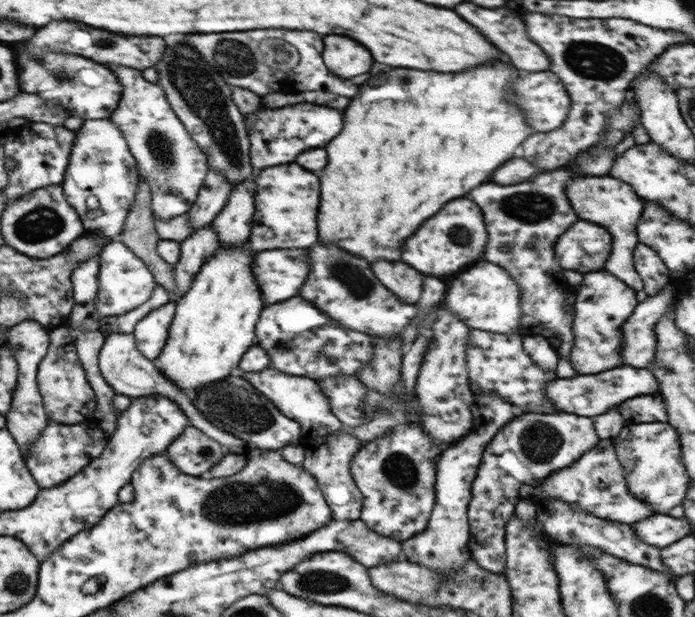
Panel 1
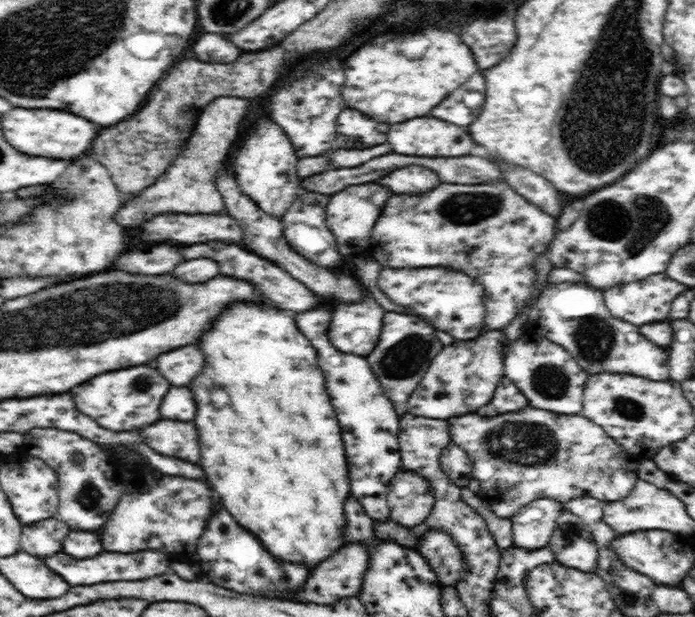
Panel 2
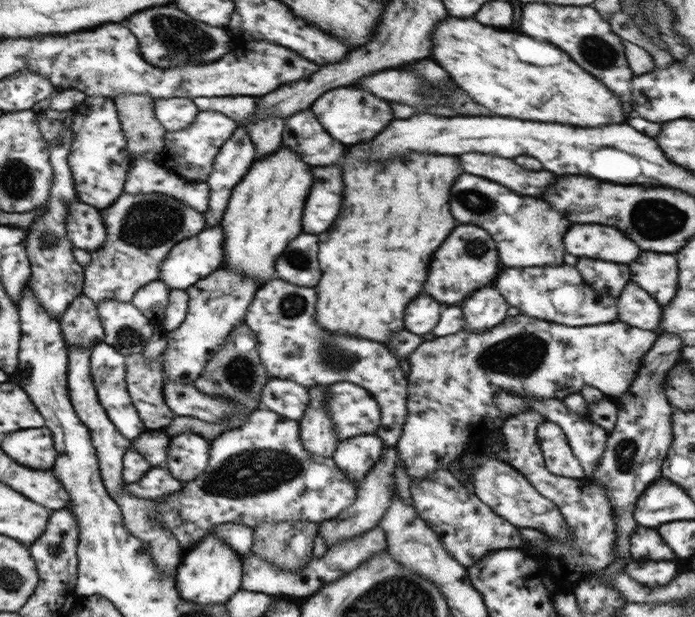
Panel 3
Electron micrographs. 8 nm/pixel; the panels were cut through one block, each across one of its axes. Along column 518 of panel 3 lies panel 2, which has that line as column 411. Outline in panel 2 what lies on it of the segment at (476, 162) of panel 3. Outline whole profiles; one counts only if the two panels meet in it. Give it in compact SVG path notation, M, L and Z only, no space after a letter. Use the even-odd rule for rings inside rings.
M408 166L382 178L378 184L388 186L396 194L408 194L408 192L432 190L436 184L440 184L440 180L432 170L426 170L422 166L412 166L412 168Z

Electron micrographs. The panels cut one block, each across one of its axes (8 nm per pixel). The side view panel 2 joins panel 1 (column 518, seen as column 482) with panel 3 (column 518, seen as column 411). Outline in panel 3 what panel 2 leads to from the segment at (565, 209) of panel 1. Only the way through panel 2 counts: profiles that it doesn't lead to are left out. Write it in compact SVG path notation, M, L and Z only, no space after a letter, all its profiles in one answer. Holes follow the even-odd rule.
M462 174L456 178L456 186L452 188L454 202L450 194L450 212L462 224L474 224L492 234L498 244L500 260L508 268L526 268L526 266L544 266L544 264L562 264L564 262L564 234L568 230L568 220L548 208L546 202L518 196L516 208L516 194L508 188L484 180L480 176Z

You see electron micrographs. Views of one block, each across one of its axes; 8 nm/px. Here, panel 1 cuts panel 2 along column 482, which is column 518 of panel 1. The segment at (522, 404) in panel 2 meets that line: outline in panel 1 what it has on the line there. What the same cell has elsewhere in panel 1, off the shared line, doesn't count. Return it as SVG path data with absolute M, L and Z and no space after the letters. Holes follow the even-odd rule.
M476 393L471 404L472 428L461 441L444 447L436 463L435 505L427 527L411 539L401 541L403 555L420 566L428 566L441 574L441 579L451 577L471 558L467 544L471 539L467 508L471 501L471 486L476 478L485 446L493 436L514 417L520 408L496 395Z

